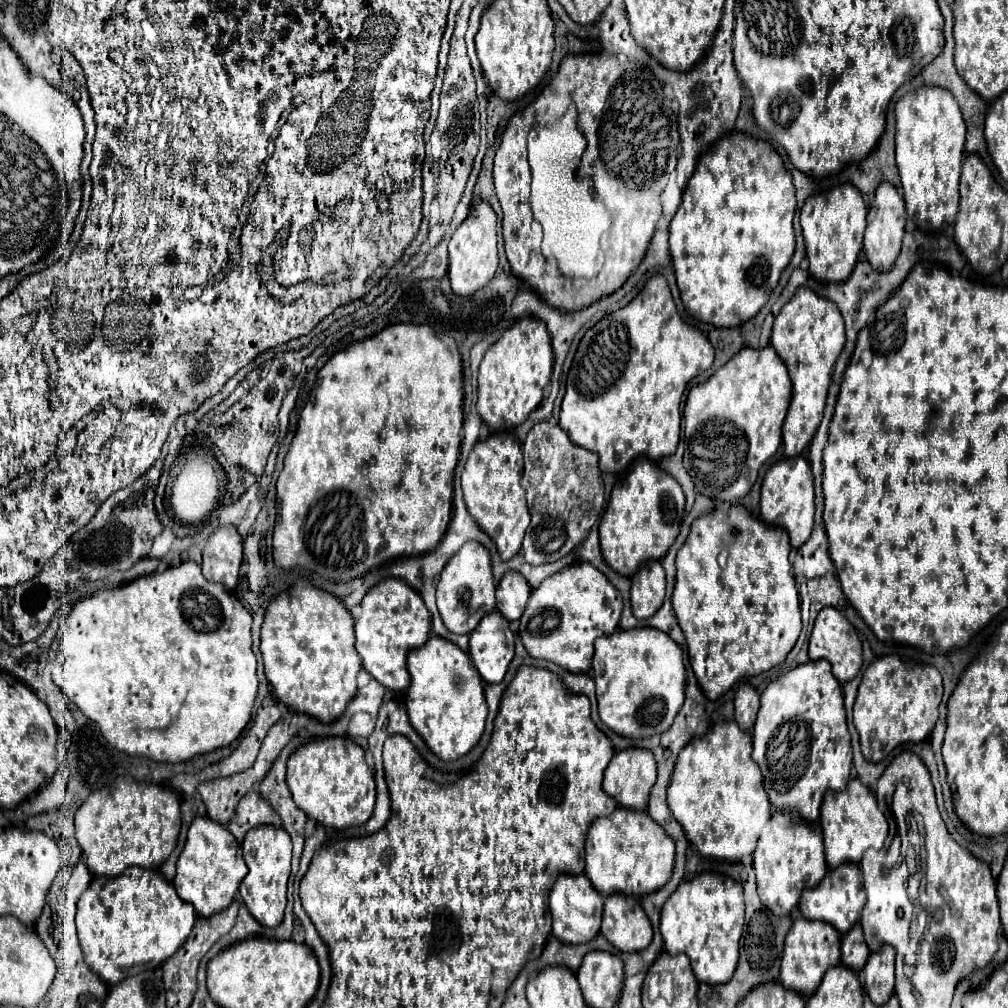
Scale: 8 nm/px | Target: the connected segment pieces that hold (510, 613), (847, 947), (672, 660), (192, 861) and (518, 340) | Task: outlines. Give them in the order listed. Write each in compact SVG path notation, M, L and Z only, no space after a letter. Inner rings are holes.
M508 571L496 587L496 609L508 619L520 619L530 597L530 585L518 571Z
M854 925L844 937L842 937L842 963L850 967L852 971L862 971L866 965L866 959L870 955L868 945L864 941L864 935L860 933L860 925Z
M642 627L616 631L608 637L600 637L594 643L594 663L592 677L596 681L596 697L598 697L598 713L600 719L622 737L652 737L656 733L666 731L684 703L684 685L686 685L686 669L682 663L682 649L660 629Z
M196 817L188 829L188 839L184 851L178 859L178 873L174 887L184 901L192 901L200 917L210 917L230 907L234 901L240 881L246 877L248 867L242 857L240 843L228 833L228 829L210 817Z
M524 317L502 333L502 337L486 351L478 375L476 409L490 431L518 427L528 419L544 397L544 387L550 383L552 365L554 353L550 345L550 333L542 321Z

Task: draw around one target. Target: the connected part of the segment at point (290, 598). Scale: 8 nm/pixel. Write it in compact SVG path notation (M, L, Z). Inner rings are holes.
M298 581L288 593L272 599L262 625L260 651L274 697L292 711L306 713L322 723L332 723L342 717L346 705L356 695L356 677L362 661L354 649L354 619L340 599L314 587L310 581Z

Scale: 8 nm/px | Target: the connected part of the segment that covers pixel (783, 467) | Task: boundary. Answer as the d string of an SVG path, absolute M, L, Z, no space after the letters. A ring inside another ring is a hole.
M804 457L778 461L764 477L760 495L760 519L768 525L782 527L790 535L790 545L798 549L812 533L814 525L814 481L810 465Z

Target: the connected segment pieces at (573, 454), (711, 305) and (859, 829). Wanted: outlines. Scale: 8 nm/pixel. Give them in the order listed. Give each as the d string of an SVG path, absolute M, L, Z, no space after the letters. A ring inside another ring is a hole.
M542 421L534 425L522 447L524 451L524 475L530 479L526 499L530 507L530 527L526 531L522 553L530 565L546 565L566 557L586 537L590 527L604 511L604 481L598 469L598 457L588 449L574 445L568 433L554 421ZM562 521L562 523L542 523Z
M730 133L704 153L696 165L696 173L686 185L682 205L670 223L670 255L686 311L716 327L738 327L752 319L768 301L782 269L792 259L796 245L792 227L794 211L796 191L792 175L768 143L744 133Z
M852 779L844 791L828 791L824 795L820 825L824 833L826 861L832 869L842 863L858 863L866 849L882 849L888 837L888 821L878 809L872 791L860 779Z

